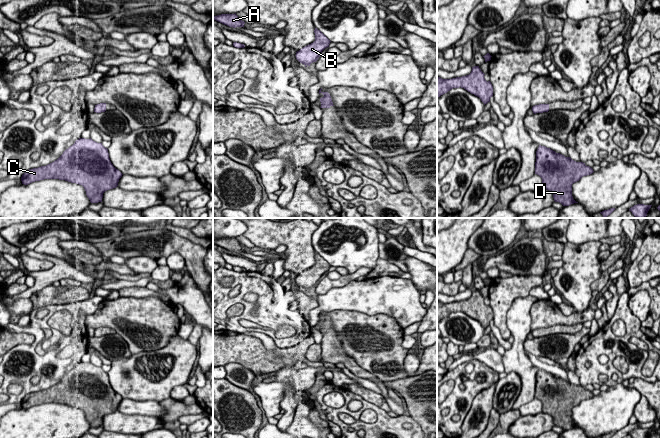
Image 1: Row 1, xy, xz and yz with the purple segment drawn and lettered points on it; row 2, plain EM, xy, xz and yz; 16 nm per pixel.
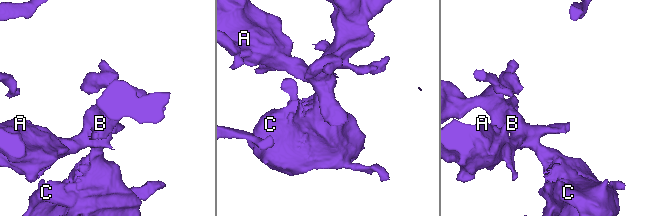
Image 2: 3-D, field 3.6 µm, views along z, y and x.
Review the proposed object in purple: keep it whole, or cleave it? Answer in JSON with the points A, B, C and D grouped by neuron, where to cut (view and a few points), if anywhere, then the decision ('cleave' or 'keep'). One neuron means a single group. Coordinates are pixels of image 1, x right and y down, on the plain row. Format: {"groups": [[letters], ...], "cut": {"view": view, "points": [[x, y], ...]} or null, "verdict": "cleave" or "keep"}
{"groups": [["A", "B", "C", "D"]], "cut": null, "verdict": "keep"}

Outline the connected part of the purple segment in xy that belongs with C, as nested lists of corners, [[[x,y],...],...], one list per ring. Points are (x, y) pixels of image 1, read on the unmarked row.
[[[79,362],[54,386],[25,395],[22,408],[59,403],[82,409],[91,427],[102,426],[103,417],[116,412],[122,397],[110,385],[102,367]]]

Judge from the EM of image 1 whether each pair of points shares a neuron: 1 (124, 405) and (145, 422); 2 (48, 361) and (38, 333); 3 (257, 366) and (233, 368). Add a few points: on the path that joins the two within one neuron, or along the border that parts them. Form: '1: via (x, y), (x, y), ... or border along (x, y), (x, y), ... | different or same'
1: border along (117, 410), (125, 414), (146, 414), (157, 417) | different
2: via (48, 354), (46, 343), (43, 340) | same
3: border along (224, 365), (239, 363), (248, 368), (254, 375) | different

